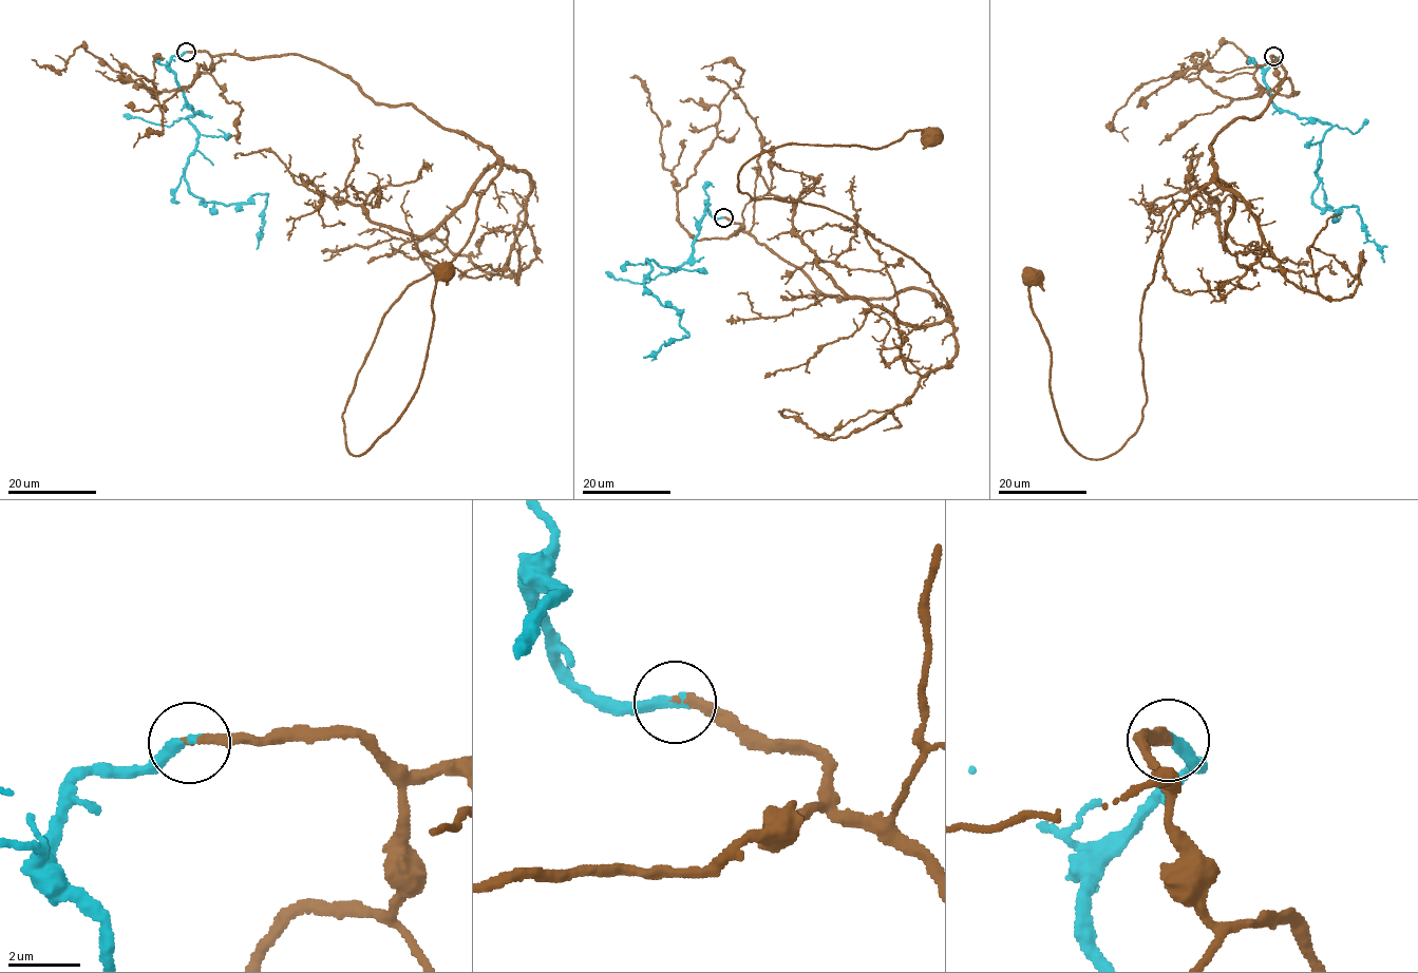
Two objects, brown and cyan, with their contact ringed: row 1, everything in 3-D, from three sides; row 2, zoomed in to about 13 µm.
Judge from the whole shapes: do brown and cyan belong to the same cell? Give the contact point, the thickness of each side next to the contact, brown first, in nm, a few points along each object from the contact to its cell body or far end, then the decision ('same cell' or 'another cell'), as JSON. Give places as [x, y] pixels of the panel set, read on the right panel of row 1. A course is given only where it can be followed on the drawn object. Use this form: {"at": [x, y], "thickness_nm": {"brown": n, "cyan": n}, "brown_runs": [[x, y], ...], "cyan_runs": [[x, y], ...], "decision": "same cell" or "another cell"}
{"at": [1273, 56], "thickness_nm": {"brown": 200, "cyan": 320}, "brown_runs": [[1273, 56], [1284, 77], [1218, 131], [1172, 222], [1144, 296], [1141, 421], [1100, 459], [1055, 413], [1033, 277]], "cyan_runs": [[1273, 56], [1264, 76], [1272, 101], [1330, 126], [1311, 199], [1337, 214], [1357, 206], [1383, 263]], "decision": "same cell"}

